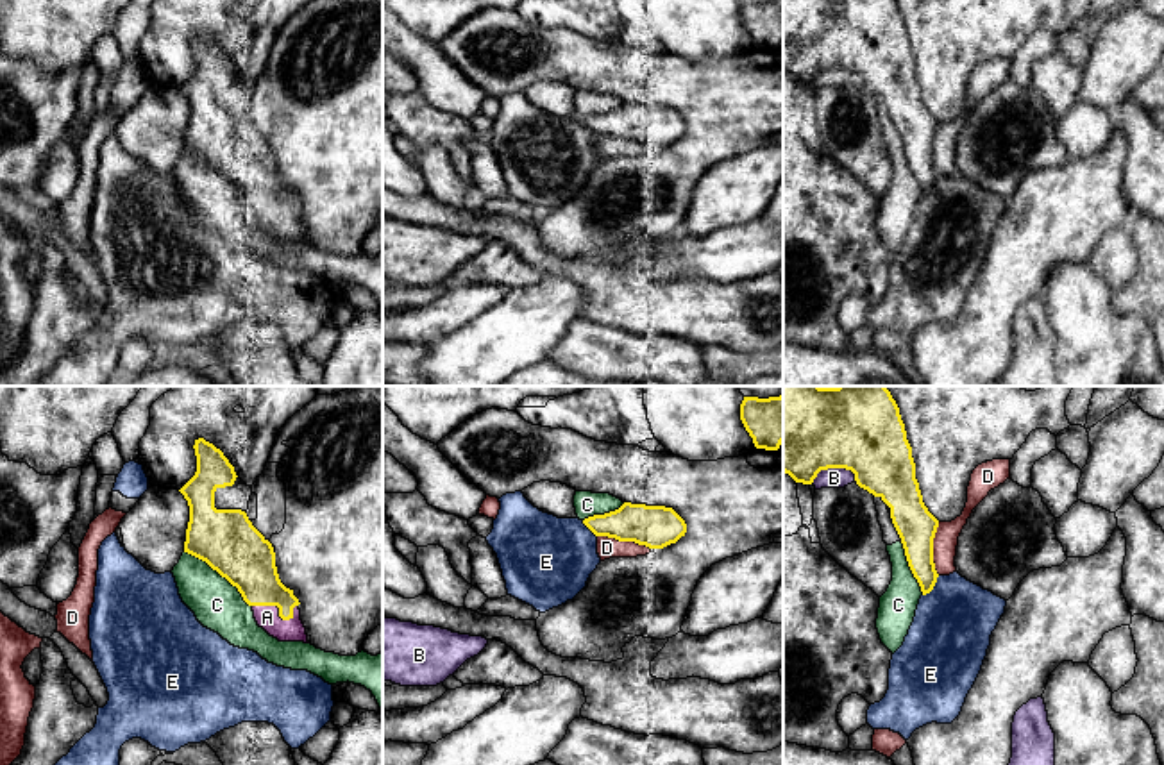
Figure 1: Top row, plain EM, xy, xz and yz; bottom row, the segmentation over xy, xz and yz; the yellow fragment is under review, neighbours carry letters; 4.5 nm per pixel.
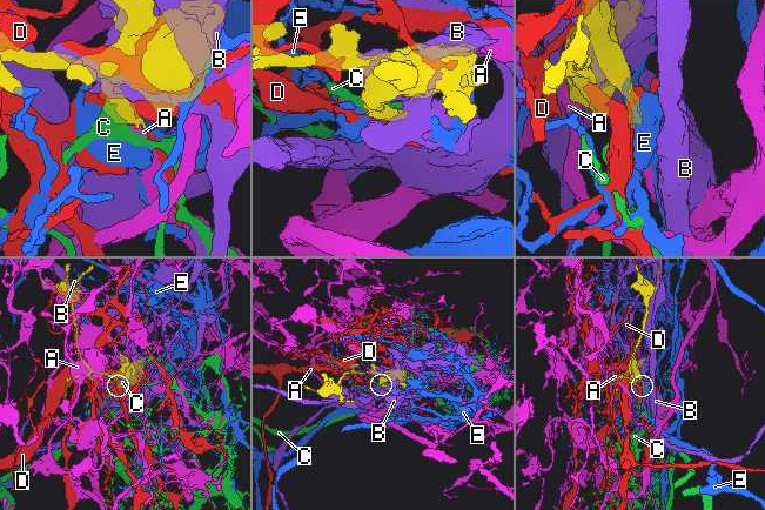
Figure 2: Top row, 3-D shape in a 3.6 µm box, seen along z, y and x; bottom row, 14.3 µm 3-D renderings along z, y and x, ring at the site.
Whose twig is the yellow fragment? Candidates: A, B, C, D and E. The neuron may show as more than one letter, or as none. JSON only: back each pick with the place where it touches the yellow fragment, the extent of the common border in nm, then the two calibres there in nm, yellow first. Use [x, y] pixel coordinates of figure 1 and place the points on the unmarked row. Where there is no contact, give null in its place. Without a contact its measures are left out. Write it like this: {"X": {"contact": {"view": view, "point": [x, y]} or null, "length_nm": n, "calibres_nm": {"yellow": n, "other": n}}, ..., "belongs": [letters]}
{"A": {"contact": {"view": "xy", "point": [279, 211]}, "length_nm": 200, "calibres_nm": {"yellow": 240, "other": 110}}, "belongs": ["A"]}

